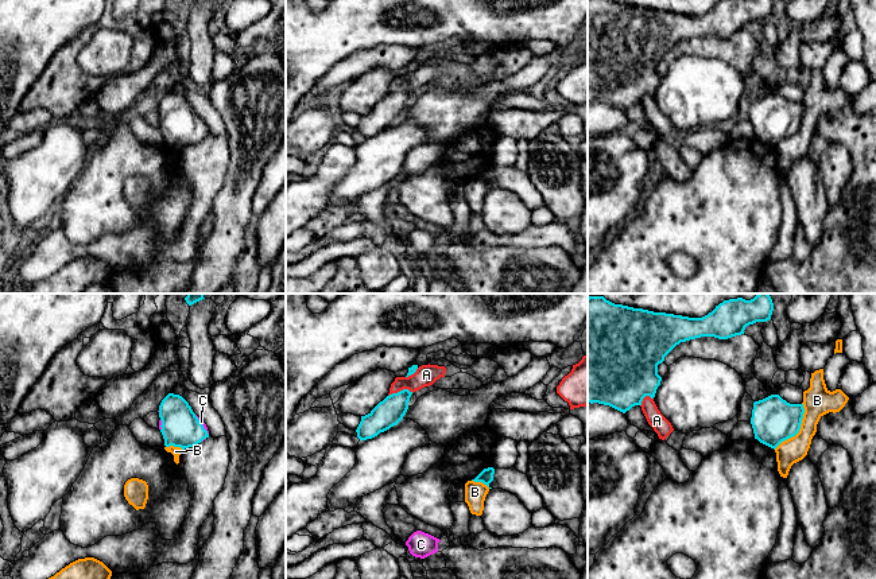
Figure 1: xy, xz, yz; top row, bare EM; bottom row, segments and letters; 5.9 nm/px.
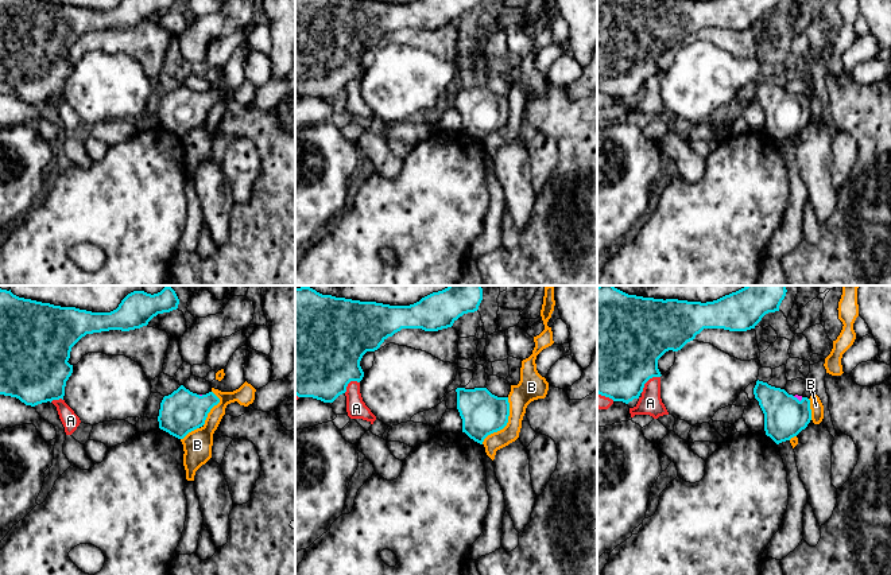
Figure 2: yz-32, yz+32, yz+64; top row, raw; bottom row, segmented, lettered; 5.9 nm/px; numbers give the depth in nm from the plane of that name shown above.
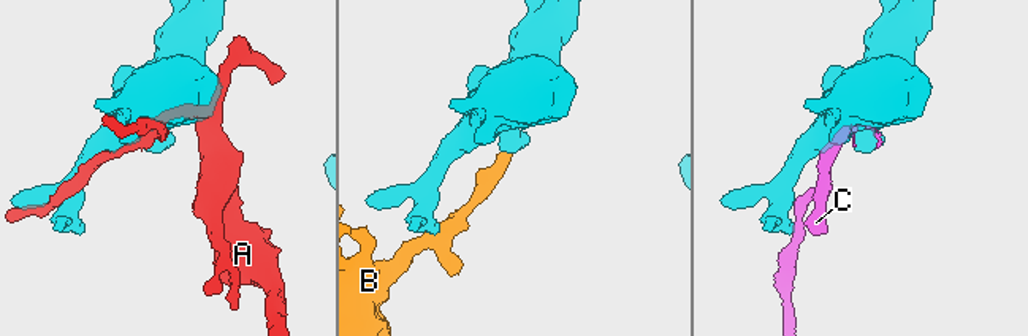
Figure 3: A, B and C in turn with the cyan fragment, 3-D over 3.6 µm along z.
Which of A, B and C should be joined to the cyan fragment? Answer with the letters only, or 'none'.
C

